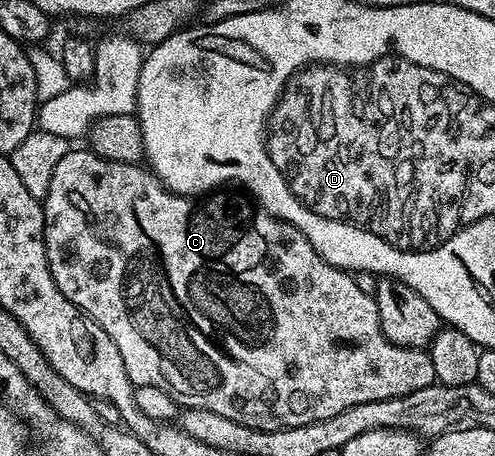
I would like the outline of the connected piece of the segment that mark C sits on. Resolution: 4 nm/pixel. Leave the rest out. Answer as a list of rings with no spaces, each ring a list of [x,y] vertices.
[[[89,148],[68,149],[53,172],[53,180],[49,180],[49,192],[41,201],[47,263],[53,280],[73,305],[80,306],[84,314],[109,332],[113,344],[117,344],[117,352],[121,352],[121,360],[125,360],[125,372],[129,372],[129,380],[134,386],[161,388],[169,392],[180,407],[217,412],[217,416],[225,416],[225,420],[233,420],[249,428],[284,430],[301,428],[301,424],[313,424],[317,420],[329,420],[329,416],[337,416],[337,412],[345,412],[345,408],[353,408],[353,404],[409,396],[413,392],[421,392],[421,388],[436,385],[430,353],[426,349],[414,350],[390,342],[385,332],[381,332],[374,297],[361,292],[348,271],[338,270],[326,262],[315,251],[313,244],[309,244],[306,236],[293,228],[293,224],[275,218],[267,210],[256,208],[250,201],[242,202],[235,194],[219,193],[223,192],[208,193],[202,200],[172,194],[150,169],[139,164],[99,158]]]

